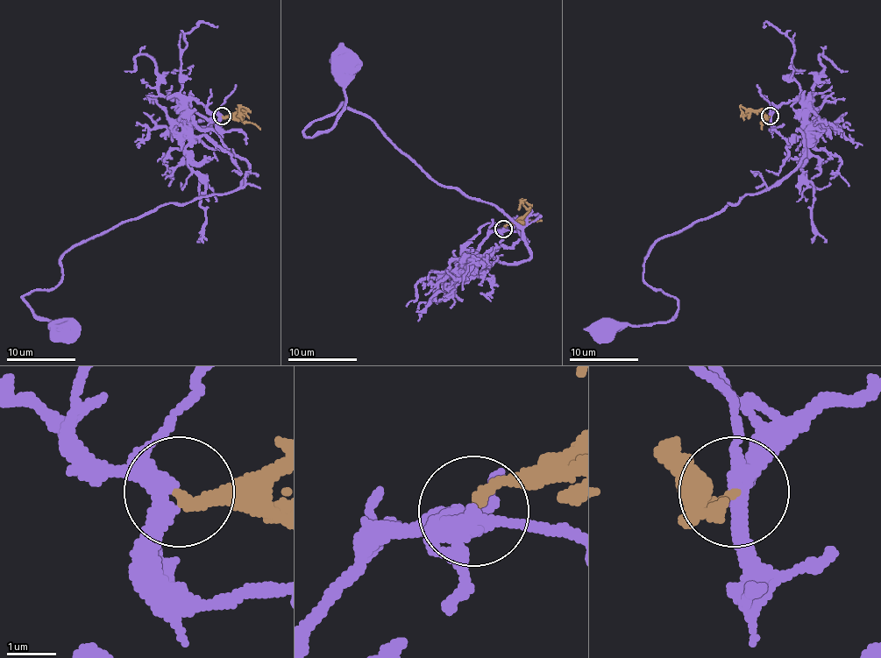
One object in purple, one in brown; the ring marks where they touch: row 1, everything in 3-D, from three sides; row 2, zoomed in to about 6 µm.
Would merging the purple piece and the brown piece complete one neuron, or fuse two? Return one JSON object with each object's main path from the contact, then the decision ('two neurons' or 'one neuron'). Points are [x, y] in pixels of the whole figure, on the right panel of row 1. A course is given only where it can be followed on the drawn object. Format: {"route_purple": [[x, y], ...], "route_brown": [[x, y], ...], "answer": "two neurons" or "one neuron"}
{"route_purple": [[769, 116], [793, 100], [799, 166], [662, 237], [642, 279], [674, 297], [678, 312], [605, 331]], "route_brown": [[769, 116], [765, 117], [760, 112], [752, 112], [740, 105]], "answer": "one neuron"}

